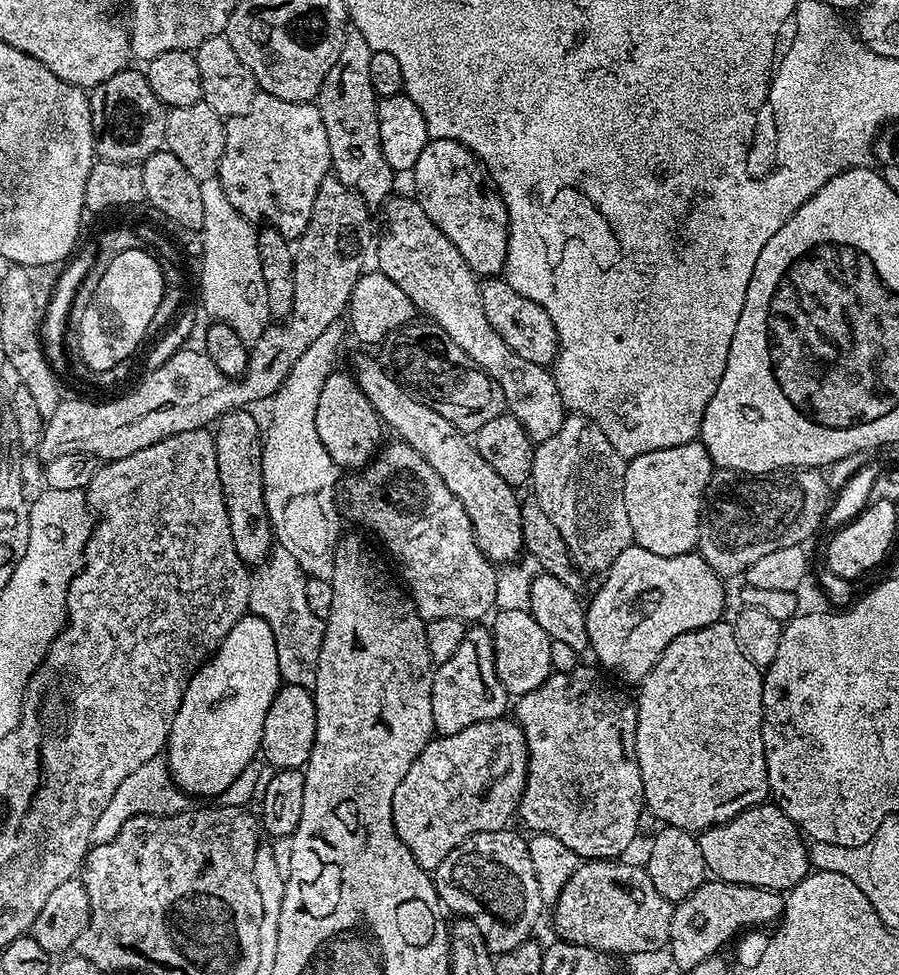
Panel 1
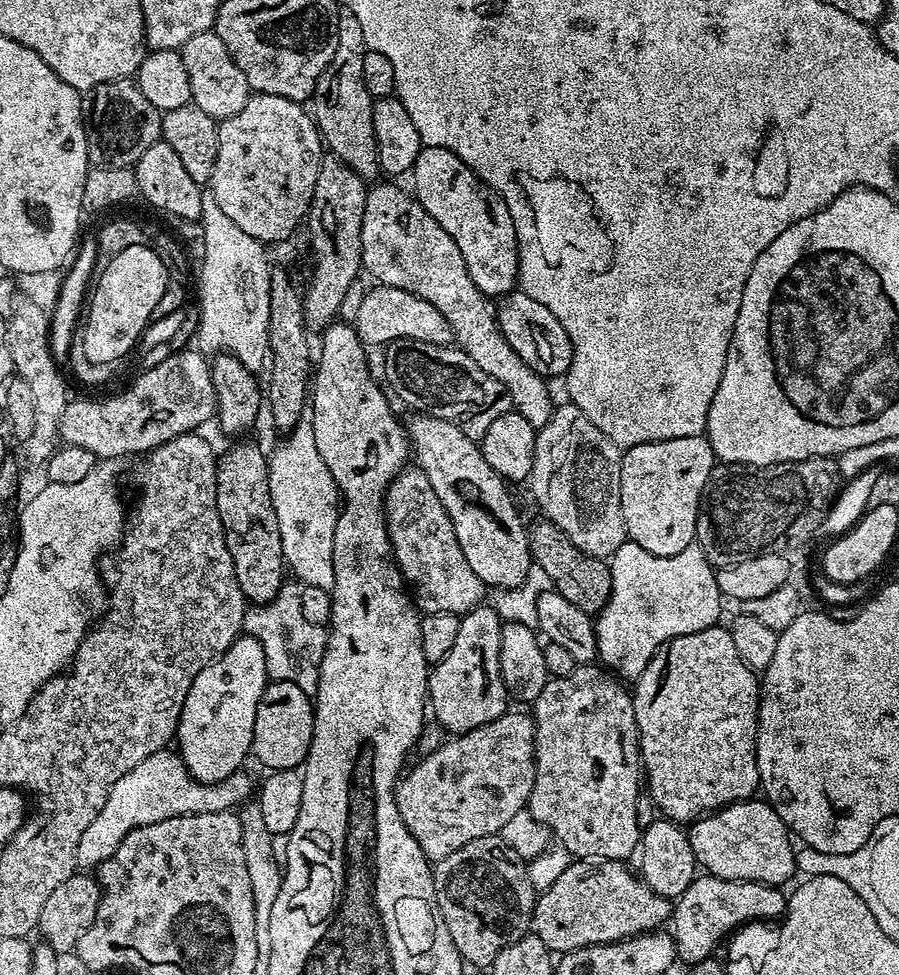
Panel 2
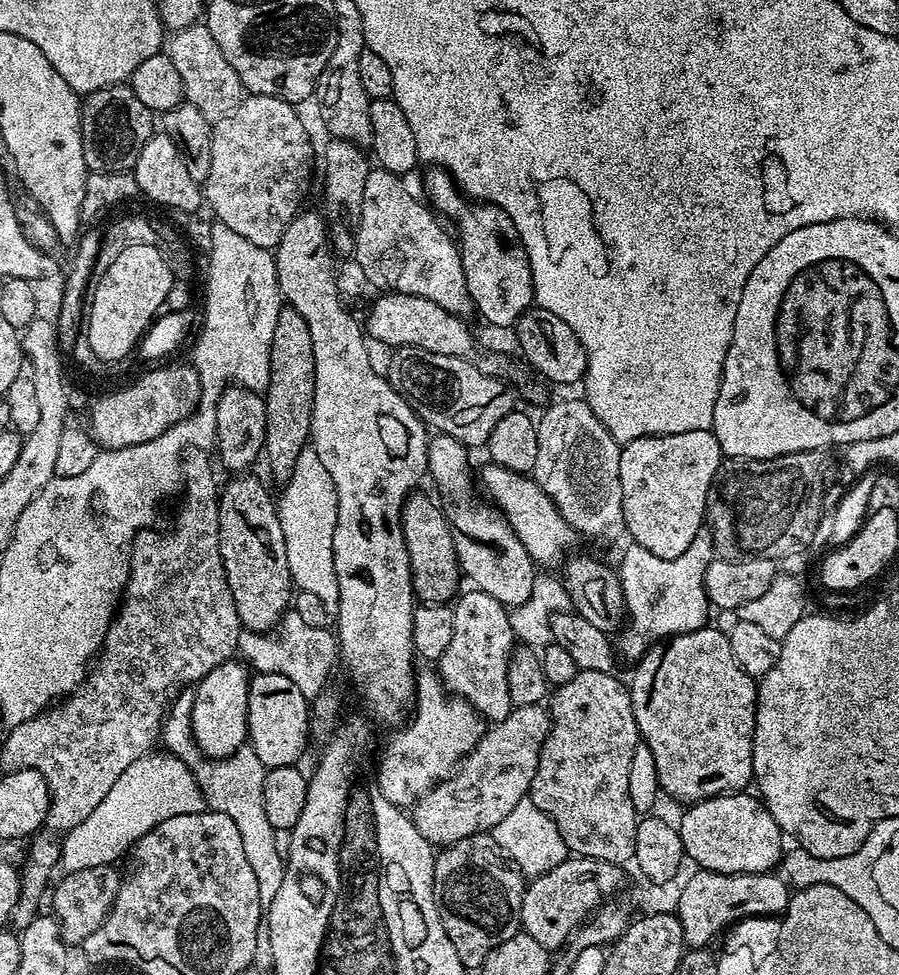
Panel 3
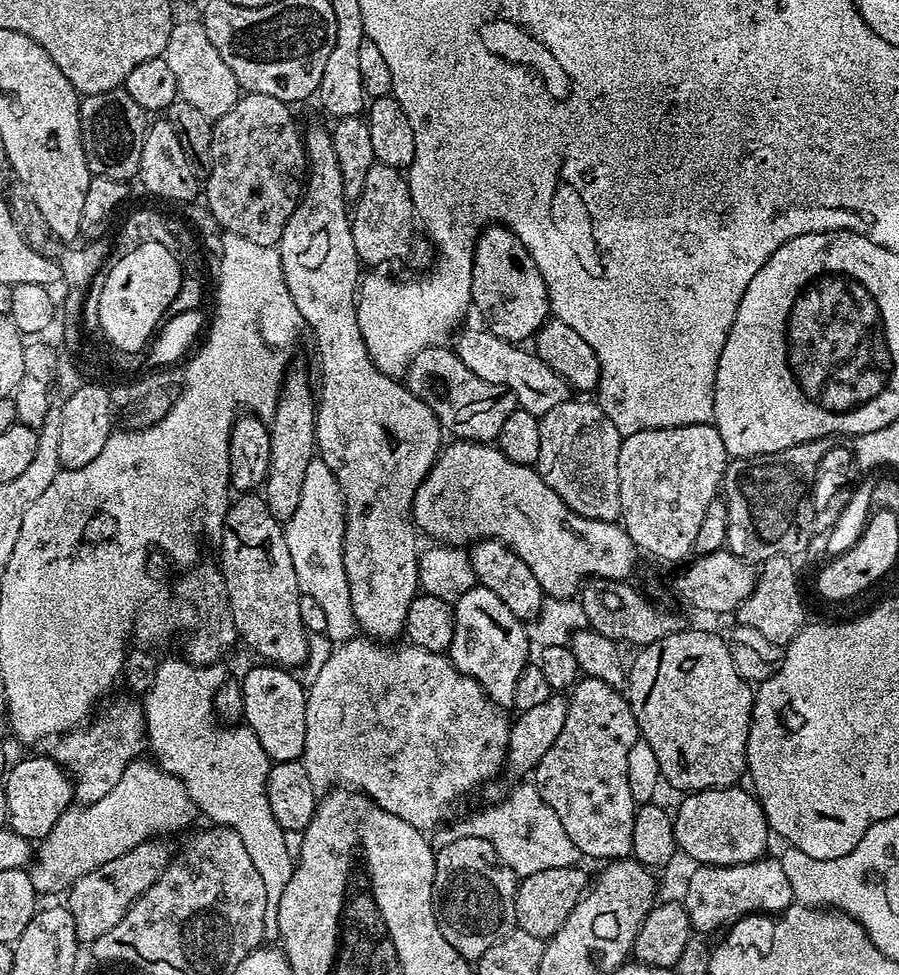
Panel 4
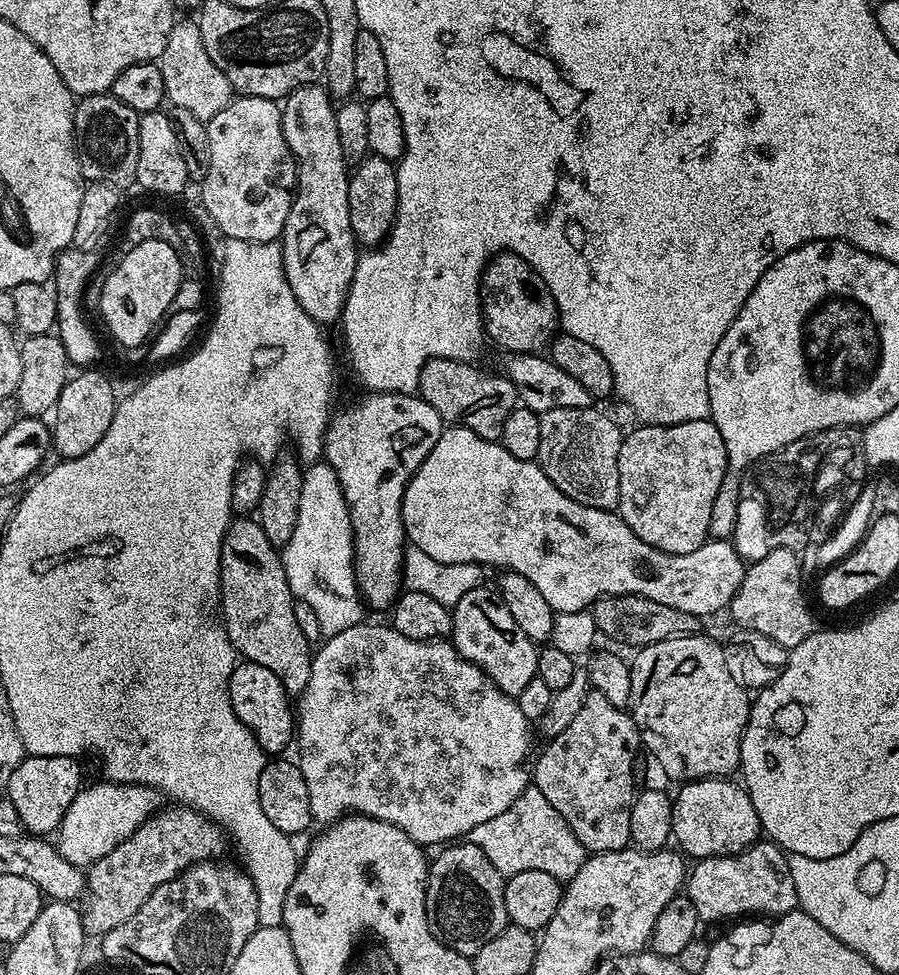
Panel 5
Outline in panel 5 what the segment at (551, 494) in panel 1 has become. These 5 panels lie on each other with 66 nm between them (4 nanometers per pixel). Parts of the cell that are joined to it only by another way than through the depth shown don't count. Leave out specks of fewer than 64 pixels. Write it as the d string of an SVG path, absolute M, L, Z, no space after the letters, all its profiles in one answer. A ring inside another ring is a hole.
M555 408L540 417L542 446L538 463L540 469L574 502L612 510L620 502L618 482L618 450L622 431L608 416L591 408Z

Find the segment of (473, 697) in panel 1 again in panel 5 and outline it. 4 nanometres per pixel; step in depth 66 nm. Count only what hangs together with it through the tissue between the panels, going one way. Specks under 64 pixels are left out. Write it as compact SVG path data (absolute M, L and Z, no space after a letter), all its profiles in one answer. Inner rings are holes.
M481 586L470 590L456 603L452 609L450 642L462 658L481 668L502 694L518 697L531 680L537 679L537 641L526 638L526 630L514 622L495 587Z

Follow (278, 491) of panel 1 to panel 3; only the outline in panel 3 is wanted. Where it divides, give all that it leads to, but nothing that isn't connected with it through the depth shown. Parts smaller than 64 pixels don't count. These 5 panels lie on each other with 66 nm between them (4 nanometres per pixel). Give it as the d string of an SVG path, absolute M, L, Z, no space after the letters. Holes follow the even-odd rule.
M311 446L298 454L298 462L294 462L294 470L283 481L284 493L278 496L278 507L280 510L280 521L282 522L282 534L286 538L286 562L290 562L290 574L293 585L299 591L306 594L315 594L326 605L326 610L335 613L338 606L338 574L334 574L334 522L338 514L338 498L334 490L334 482L318 459L318 454Z

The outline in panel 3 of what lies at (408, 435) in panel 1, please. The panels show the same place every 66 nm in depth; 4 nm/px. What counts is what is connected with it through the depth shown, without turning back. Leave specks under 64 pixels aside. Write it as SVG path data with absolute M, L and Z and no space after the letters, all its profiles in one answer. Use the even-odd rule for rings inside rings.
M433 435L428 441L427 475L430 480L432 476L437 490L440 491L439 499L450 509L451 519L455 521L454 528L459 533L456 536L456 557L461 573L467 579L468 576L472 579L471 587L475 591L490 594L490 598L498 598L498 602L511 609L530 598L538 575L538 566L530 558L526 546L522 546L518 534L508 525L504 513L491 503L479 504L476 501L468 455L468 445L453 436Z

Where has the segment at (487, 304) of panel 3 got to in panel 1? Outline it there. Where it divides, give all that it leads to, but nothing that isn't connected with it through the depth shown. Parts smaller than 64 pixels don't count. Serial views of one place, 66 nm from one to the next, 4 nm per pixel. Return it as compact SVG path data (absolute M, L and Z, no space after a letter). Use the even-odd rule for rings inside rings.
M429 139L428 144L418 154L418 162L412 167L411 179L416 179L414 198L426 210L426 218L458 246L458 254L466 258L466 262L480 278L496 278L501 275L504 263L508 260L508 244L510 248L510 225L508 223L508 207L500 191L493 186L492 178L488 175L488 167L482 163L479 156L466 145L457 140Z

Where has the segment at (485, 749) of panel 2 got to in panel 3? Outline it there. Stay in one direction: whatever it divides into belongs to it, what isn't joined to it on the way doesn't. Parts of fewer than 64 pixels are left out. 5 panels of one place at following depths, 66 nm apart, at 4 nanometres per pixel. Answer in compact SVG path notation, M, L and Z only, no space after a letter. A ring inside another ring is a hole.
M543 703L515 706L509 716L495 721L455 773L411 805L410 815L418 834L433 846L447 846L467 836L491 833L531 793L542 746L551 729L552 714Z

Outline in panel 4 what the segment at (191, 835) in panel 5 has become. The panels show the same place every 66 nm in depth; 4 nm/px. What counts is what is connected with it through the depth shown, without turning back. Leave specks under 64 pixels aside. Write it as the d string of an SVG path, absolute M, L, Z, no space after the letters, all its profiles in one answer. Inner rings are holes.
M153 838L134 846L122 858L114 858L114 862L106 862L106 866L98 866L98 870L90 870L90 874L82 874L67 889L66 906L74 918L76 939L81 945L90 946L102 934L114 930L118 922L130 910L130 906L141 894L150 888L166 870L170 859L170 851L159 839Z

